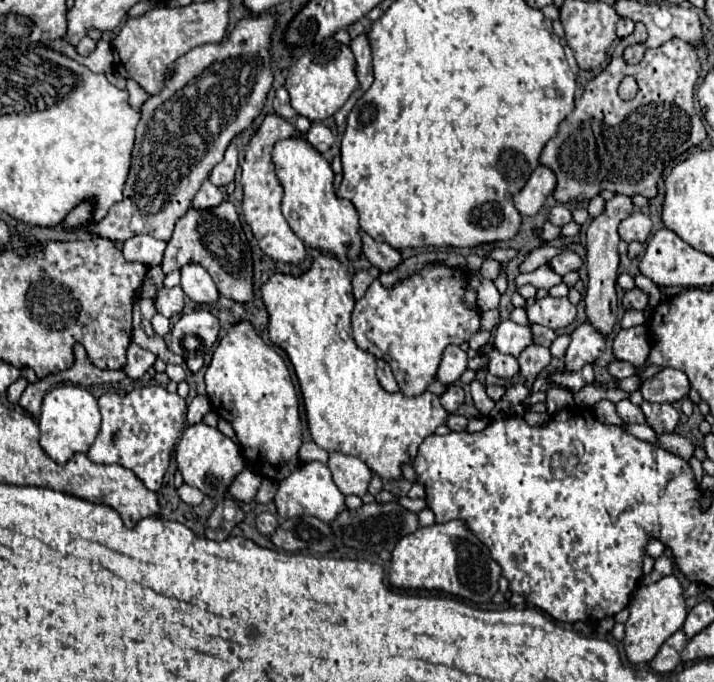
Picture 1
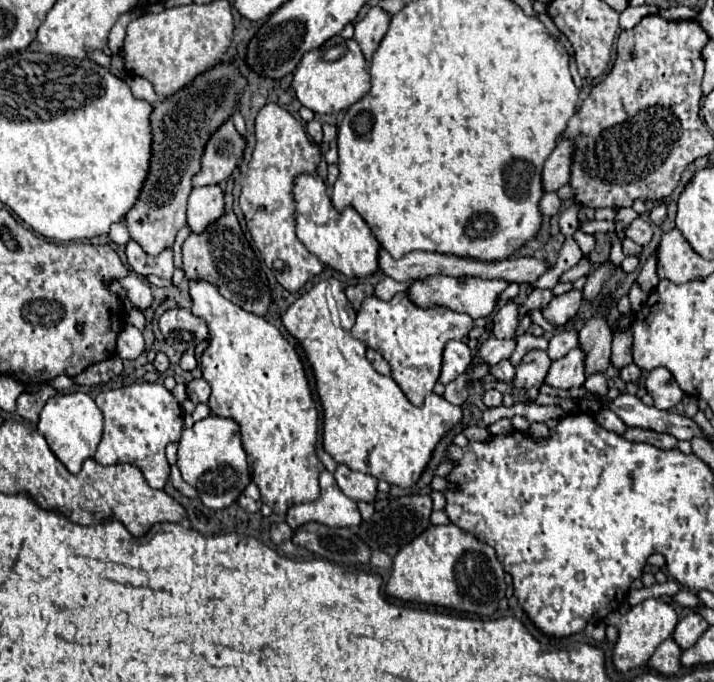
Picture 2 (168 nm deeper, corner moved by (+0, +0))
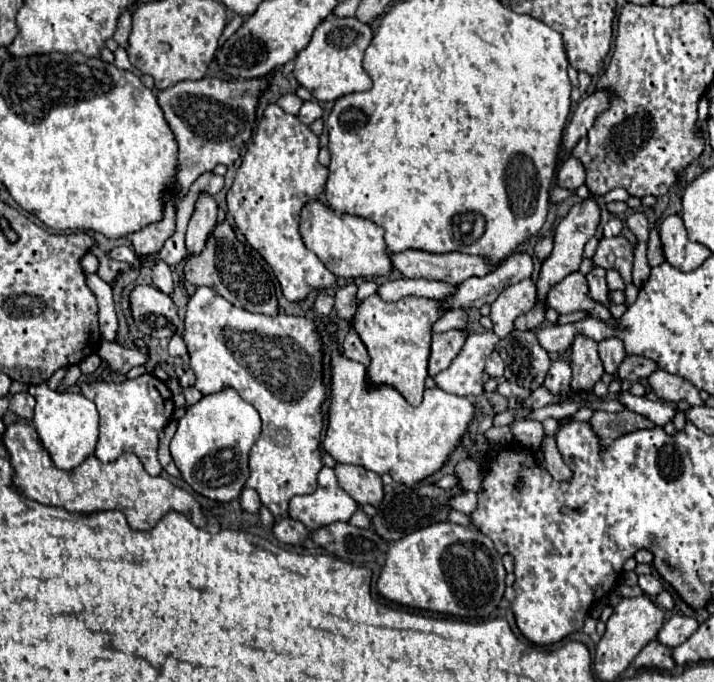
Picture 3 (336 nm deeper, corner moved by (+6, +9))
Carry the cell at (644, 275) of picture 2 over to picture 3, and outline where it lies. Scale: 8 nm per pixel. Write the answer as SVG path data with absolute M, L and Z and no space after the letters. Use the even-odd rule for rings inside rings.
M651 227L651 235L649 235L649 247L647 247L647 259L649 259L649 265L651 267L657 267L665 261L665 255L663 255L663 249L661 249L661 239L659 239L659 233L655 227Z

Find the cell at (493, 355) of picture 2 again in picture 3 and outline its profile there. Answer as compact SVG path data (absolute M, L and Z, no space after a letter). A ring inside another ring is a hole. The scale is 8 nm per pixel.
M493 331L471 333L465 339L459 355L451 361L451 365L437 373L433 381L445 393L477 397L483 393L483 367L485 359L495 349L499 337Z

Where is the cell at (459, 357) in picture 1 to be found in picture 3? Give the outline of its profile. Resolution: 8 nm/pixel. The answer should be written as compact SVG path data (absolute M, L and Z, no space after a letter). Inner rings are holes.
M451 329L445 333L433 333L431 337L431 355L429 355L429 375L437 375L447 369L455 355L461 351L465 343L463 329Z

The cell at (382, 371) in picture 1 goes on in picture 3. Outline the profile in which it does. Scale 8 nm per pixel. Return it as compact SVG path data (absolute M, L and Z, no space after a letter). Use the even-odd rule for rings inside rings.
M349 331L347 337L345 337L345 343L343 343L343 355L351 361L357 361L357 363L363 363L363 365L369 365L369 355L367 355L367 349L365 345L361 343L359 335L355 331Z

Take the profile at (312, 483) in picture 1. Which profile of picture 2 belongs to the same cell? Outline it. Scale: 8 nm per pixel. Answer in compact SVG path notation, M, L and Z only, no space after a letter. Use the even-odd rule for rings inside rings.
M327 470L321 472L319 486L321 486L321 496L317 500L293 504L285 512L285 522L293 530L309 520L315 520L325 526L357 526L361 522L357 504L339 490L331 472Z

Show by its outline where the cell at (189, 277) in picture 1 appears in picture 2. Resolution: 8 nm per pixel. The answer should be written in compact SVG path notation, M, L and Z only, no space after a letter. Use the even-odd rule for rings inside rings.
M189 280L189 294L193 300L193 314L209 324L209 346L201 356L203 378L211 386L209 408L213 414L231 418L239 424L243 450L247 452L249 474L251 480L259 486L263 502L271 506L275 514L283 514L291 504L315 500L319 496L317 478L323 470L323 464L315 454L317 406L311 398L309 382L305 378L305 370L297 352L273 324L229 302L207 280Z

